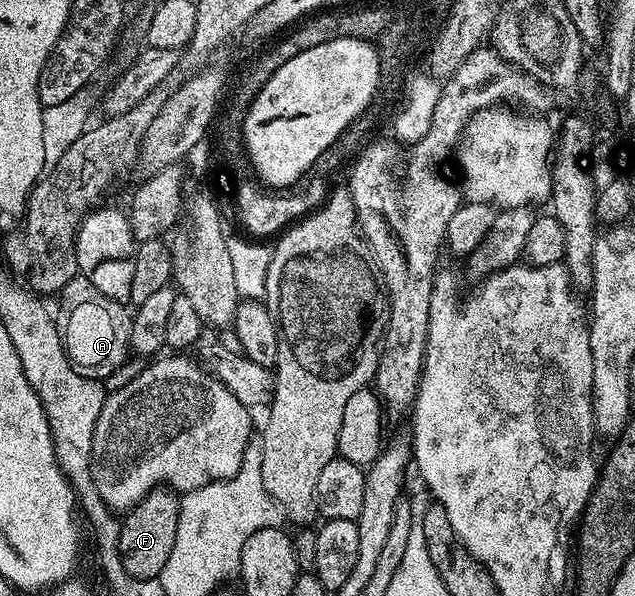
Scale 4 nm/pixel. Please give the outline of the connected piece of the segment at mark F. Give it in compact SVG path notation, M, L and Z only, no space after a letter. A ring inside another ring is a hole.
M161 486L155 488L140 504L134 507L123 517L120 525L120 554L122 566L129 575L143 580L157 579L166 566L166 558L170 558L170 550L174 547L174 534L178 532L178 510L180 496Z

